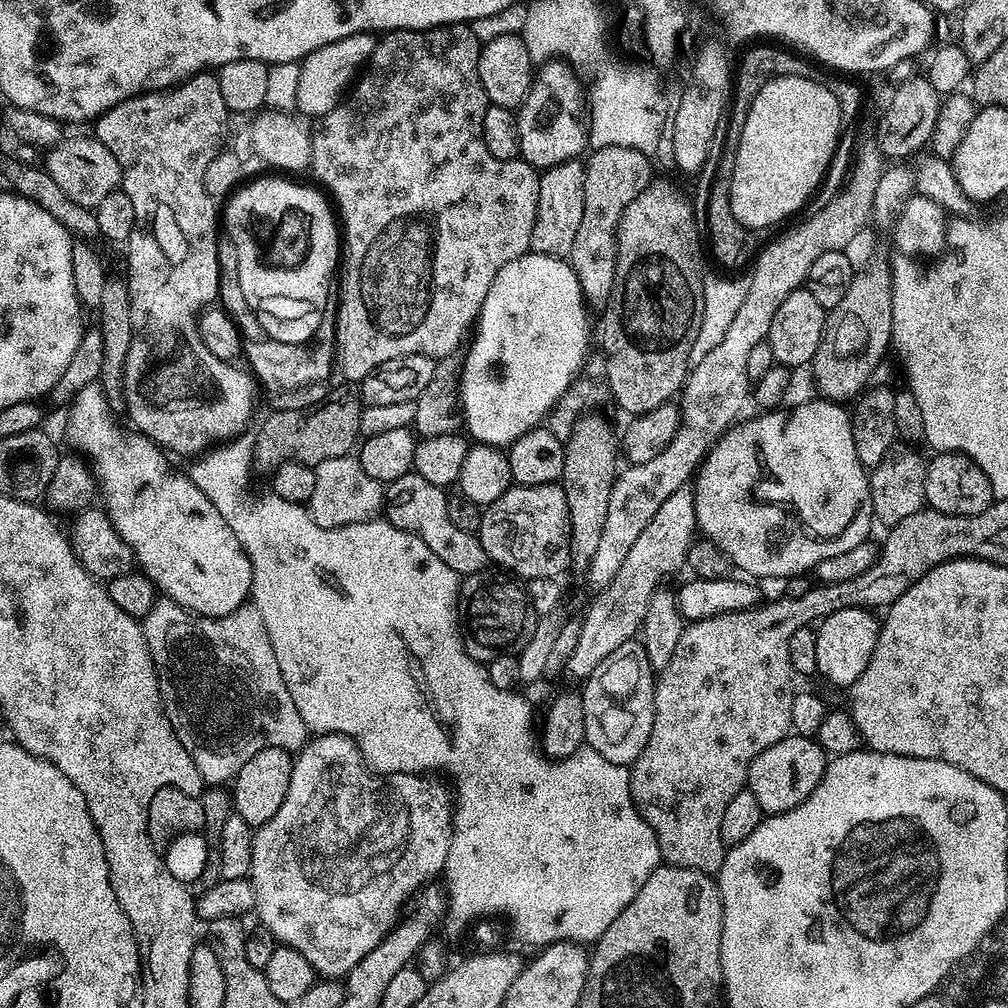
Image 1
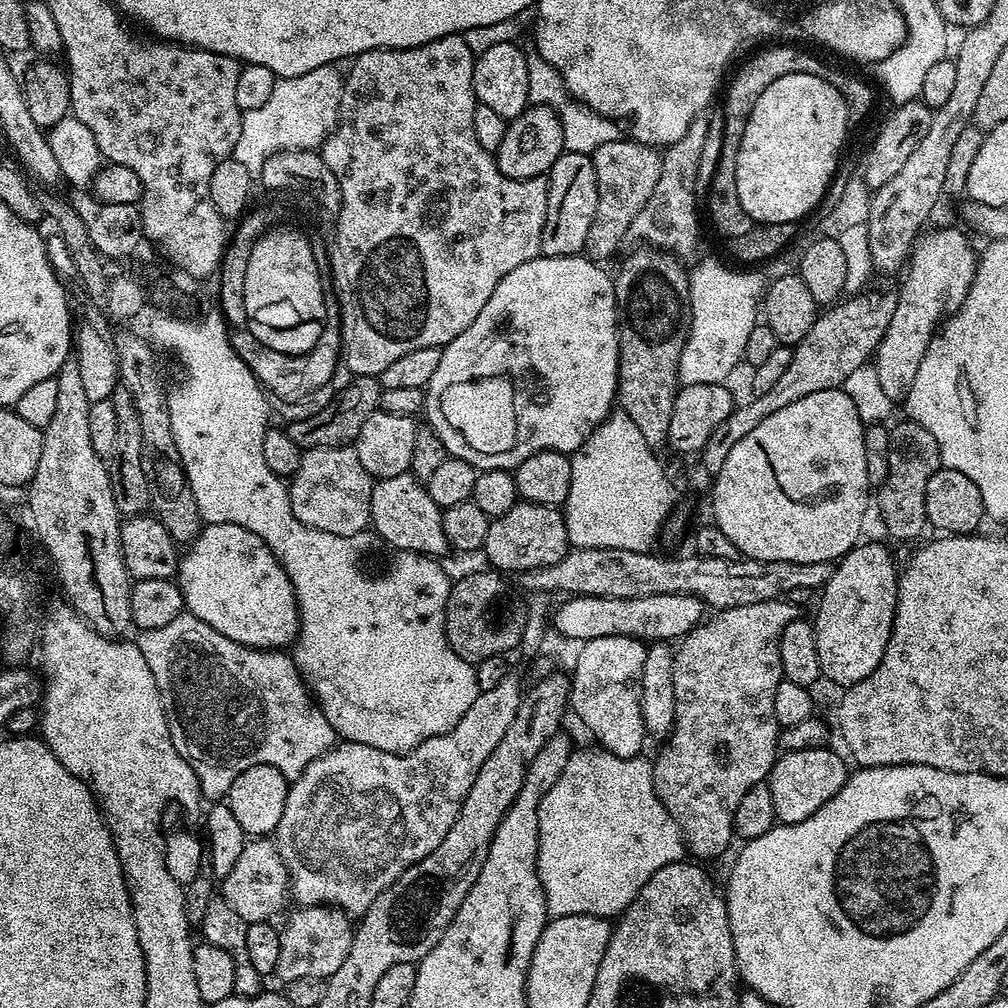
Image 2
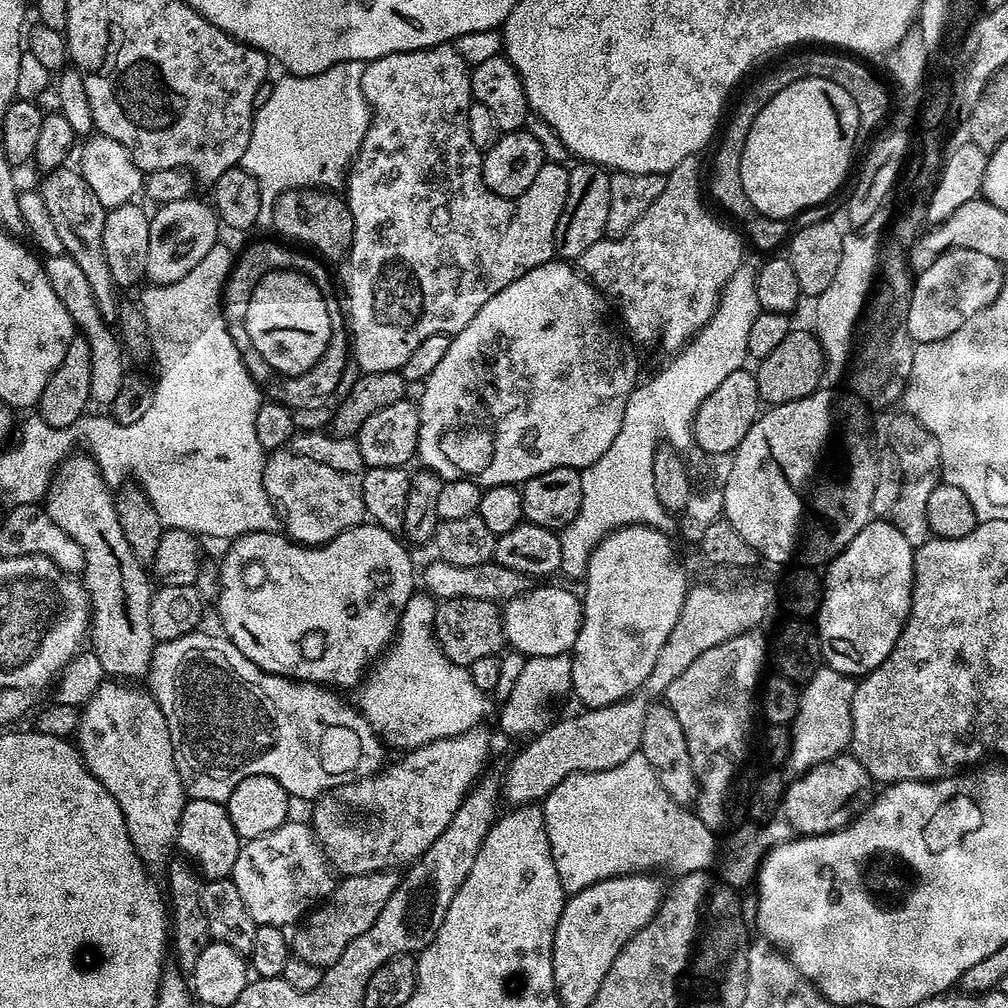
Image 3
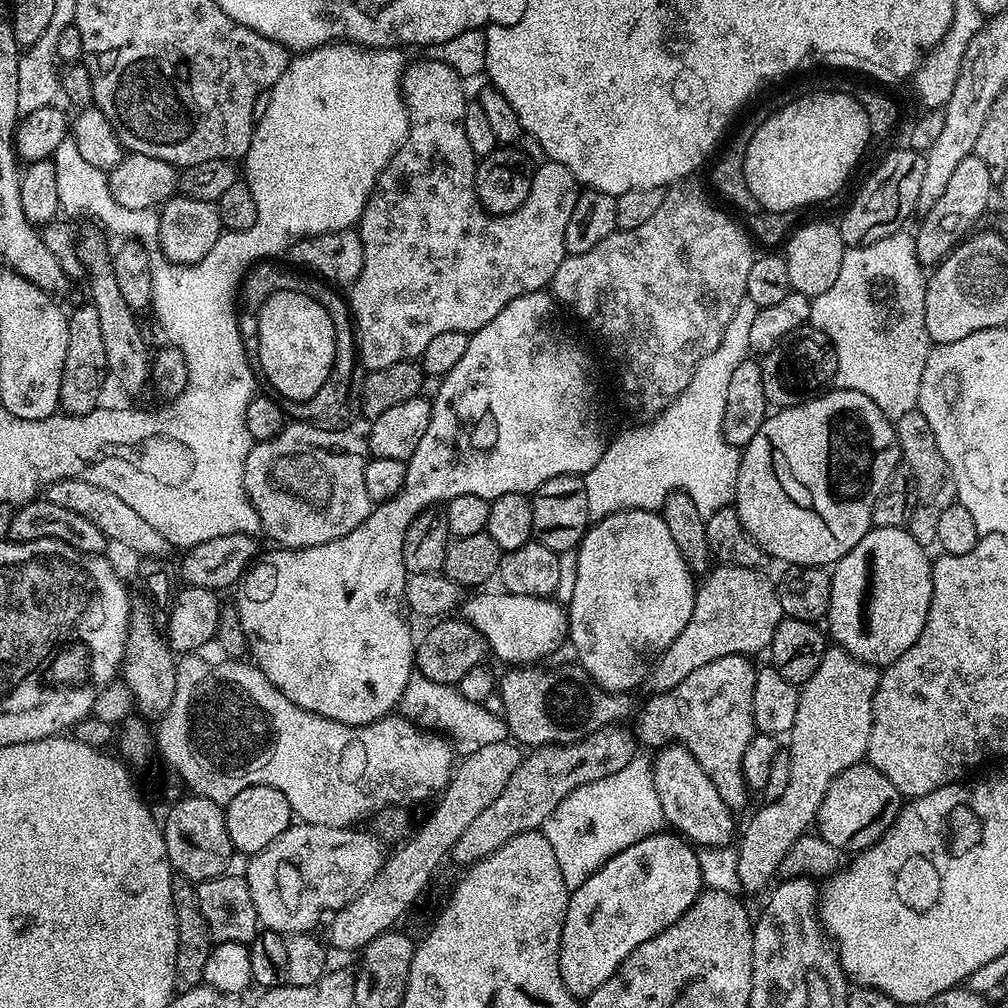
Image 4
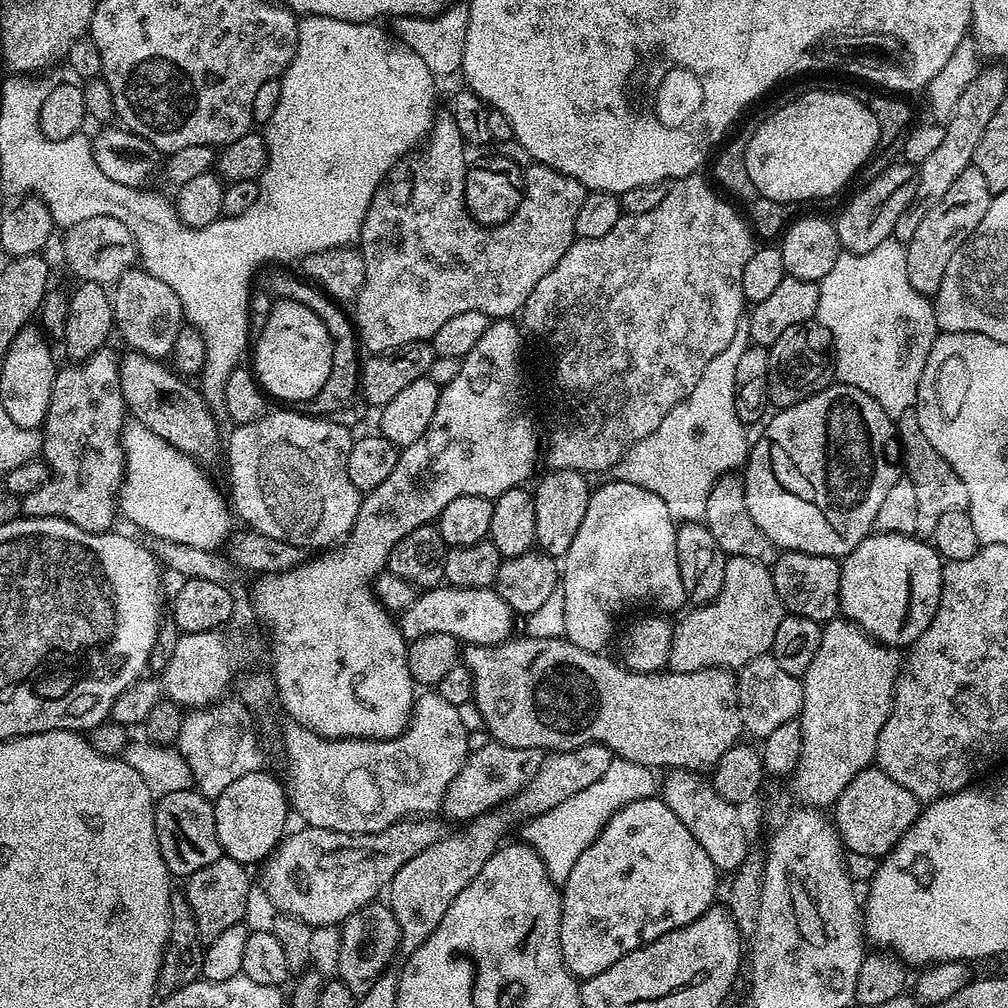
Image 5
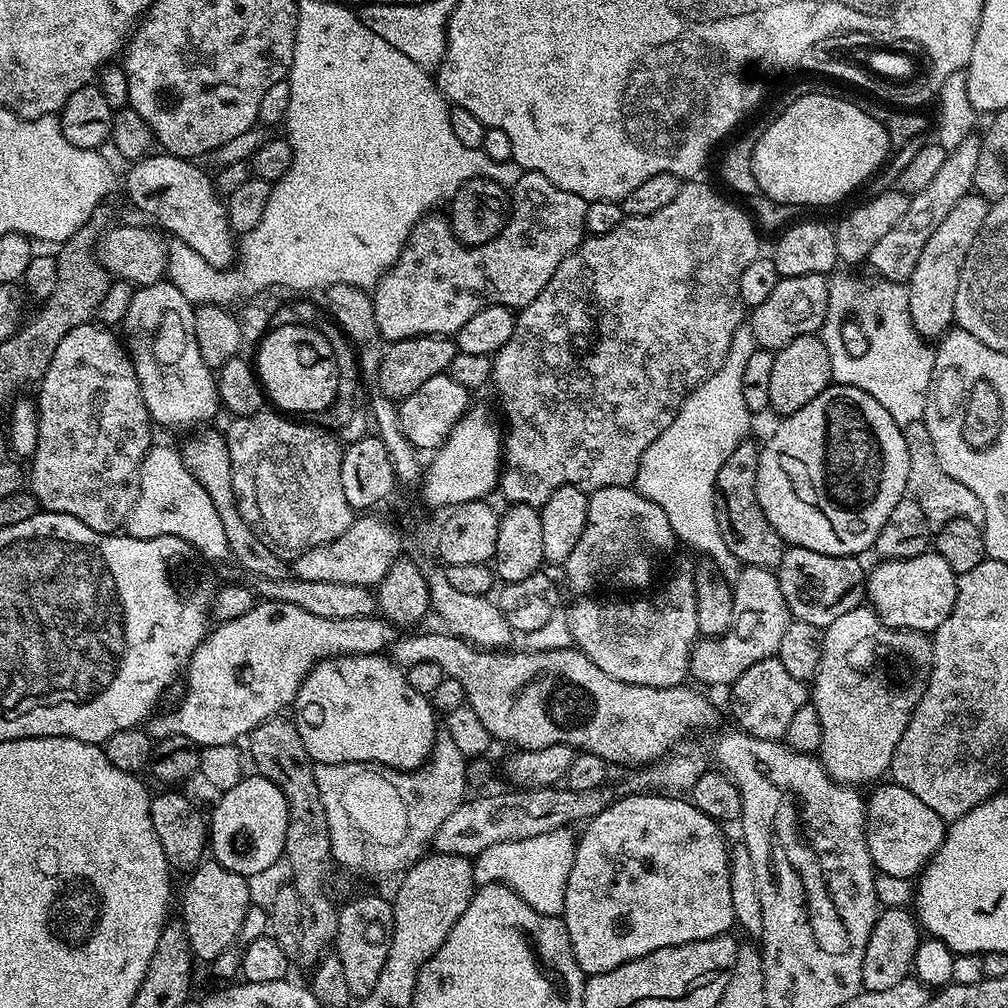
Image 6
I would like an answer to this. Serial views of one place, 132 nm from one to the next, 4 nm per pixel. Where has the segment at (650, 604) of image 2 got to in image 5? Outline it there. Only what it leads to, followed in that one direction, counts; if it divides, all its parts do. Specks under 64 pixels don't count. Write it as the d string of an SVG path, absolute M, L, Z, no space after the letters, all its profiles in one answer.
M441 586L421 591L415 602L399 613L398 627L411 642L430 634L450 634L455 640L470 644L500 644L513 635L512 607L490 588L453 588Z

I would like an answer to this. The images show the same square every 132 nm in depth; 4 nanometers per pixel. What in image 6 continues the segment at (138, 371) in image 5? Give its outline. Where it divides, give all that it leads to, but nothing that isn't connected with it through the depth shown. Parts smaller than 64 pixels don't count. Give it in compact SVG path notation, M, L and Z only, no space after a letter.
M204 432L197 440L192 440L185 446L182 459L185 468L191 472L192 479L200 483L202 490L206 490L206 494L210 494L210 502L214 502L214 510L218 510L218 518L222 518L222 530L226 530L226 542L231 559L233 561L236 559L246 571L251 573L251 577L289 579L289 561L279 560L275 556L277 553L273 545L266 542L259 531L252 532L251 526L244 521L244 516L240 513L241 505L238 503L236 491L232 485L232 467L227 439L221 433L219 436L216 432Z

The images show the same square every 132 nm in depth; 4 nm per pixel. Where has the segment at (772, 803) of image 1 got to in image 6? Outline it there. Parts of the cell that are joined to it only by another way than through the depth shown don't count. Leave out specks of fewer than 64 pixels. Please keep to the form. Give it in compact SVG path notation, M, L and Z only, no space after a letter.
M894 782L881 783L881 788L873 787L872 793L866 796L866 846L870 850L870 858L872 866L877 872L885 872L886 874L894 874L894 878L906 878L912 880L919 877L929 860L939 852L940 847L944 845L944 834L946 831L946 822L938 814L934 814L934 810L930 810L930 806L926 806L926 802L914 798L914 794L910 794L910 790L906 790L902 786L898 786Z

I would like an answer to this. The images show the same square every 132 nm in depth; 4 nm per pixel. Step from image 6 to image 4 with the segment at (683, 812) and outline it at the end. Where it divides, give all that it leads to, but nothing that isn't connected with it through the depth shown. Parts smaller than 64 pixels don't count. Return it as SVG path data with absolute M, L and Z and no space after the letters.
M671 831L655 832L610 858L582 886L571 889L560 939L560 973L566 990L577 998L594 994L642 942L678 922L701 891L697 849Z

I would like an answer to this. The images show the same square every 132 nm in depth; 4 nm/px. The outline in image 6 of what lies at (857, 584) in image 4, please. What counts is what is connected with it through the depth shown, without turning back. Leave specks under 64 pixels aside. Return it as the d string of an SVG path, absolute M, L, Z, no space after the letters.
M935 550L914 558L880 560L877 568L867 573L866 600L873 612L886 626L905 628L911 632L931 634L954 610L956 577L954 570Z

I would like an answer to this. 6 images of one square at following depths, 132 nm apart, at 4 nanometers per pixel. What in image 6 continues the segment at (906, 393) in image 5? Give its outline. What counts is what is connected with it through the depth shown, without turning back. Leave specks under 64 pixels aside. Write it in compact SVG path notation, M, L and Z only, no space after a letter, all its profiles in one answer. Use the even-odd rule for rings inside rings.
M833 275L828 280L828 313L824 319L824 327L822 329L822 339L826 350L830 350L830 366L832 367L832 379L837 384L849 384L858 390L862 390L866 394L870 394L870 398L874 398L874 402L879 402L886 409L886 414L890 414L890 418L894 418L894 422L901 426L910 422L918 422L923 420L924 411L926 410L926 402L928 401L928 391L932 385L932 375L934 374L934 362L936 361L936 353L926 343L923 336L918 334L918 330L914 330L914 322L910 318L910 302L908 301L908 290L903 283L895 280L881 280L879 278L871 278L867 280L864 276L836 276ZM847 320L853 320L860 327L860 332L864 335L865 352L851 352L848 349L848 344L844 341L844 323Z

